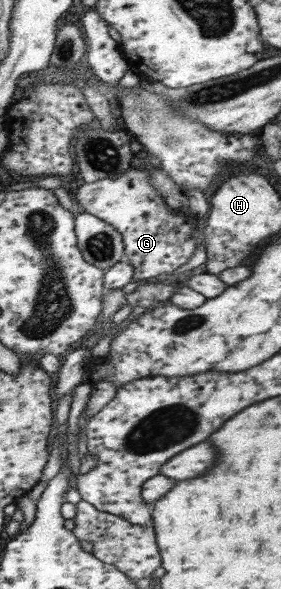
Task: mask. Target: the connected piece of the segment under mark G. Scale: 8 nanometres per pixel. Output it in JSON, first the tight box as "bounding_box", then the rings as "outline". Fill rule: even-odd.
{"bounding_box":[76,150,202,280],"outline":[[[138,150],[136,152],[141,160],[141,166],[134,168],[131,166],[125,174],[117,177],[109,177],[91,184],[84,183],[79,186],[76,193],[76,200],[79,202],[79,209],[87,211],[115,226],[118,232],[123,236],[125,243],[125,260],[129,261],[134,268],[134,280],[147,280],[154,278],[159,274],[173,274],[178,268],[181,268],[198,249],[202,239],[202,233],[197,229],[199,218],[192,214],[190,210],[175,210],[165,204],[161,194],[149,183],[148,170],[153,169],[143,154]]]}

